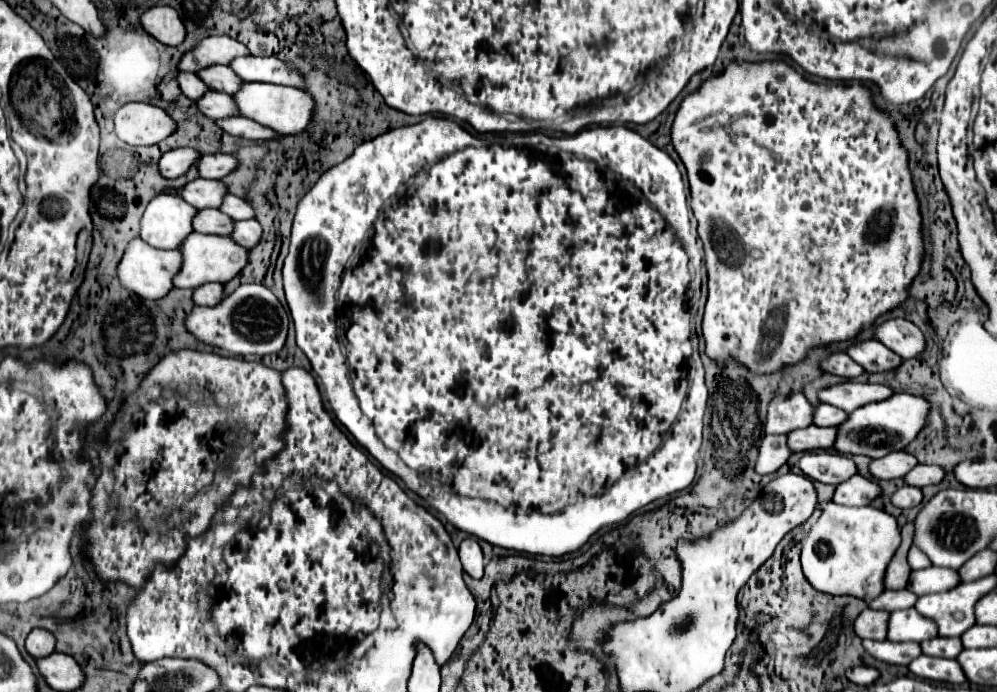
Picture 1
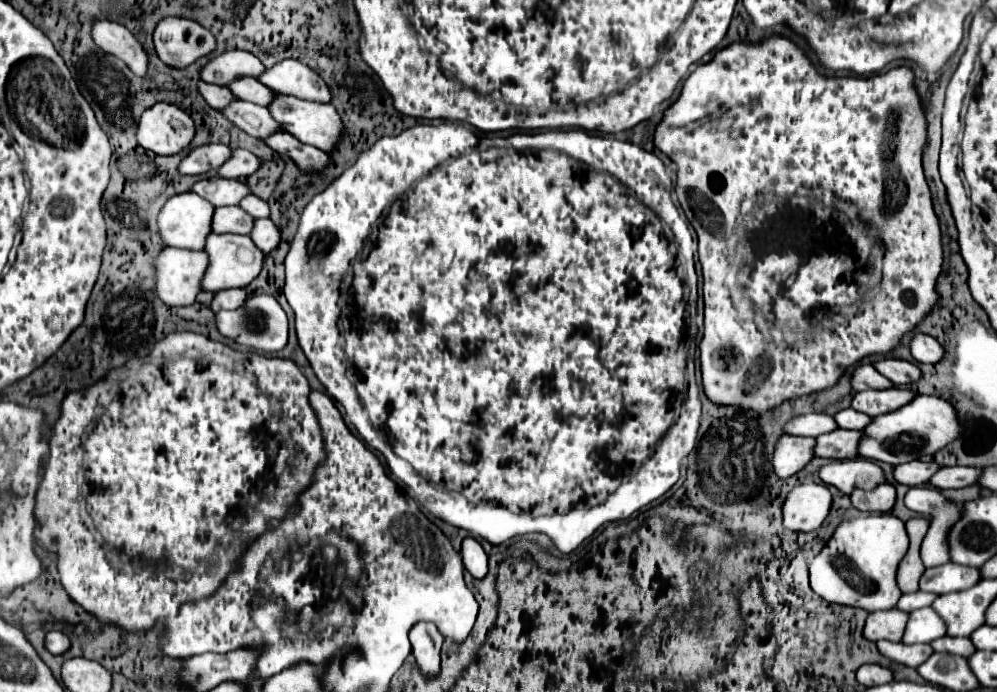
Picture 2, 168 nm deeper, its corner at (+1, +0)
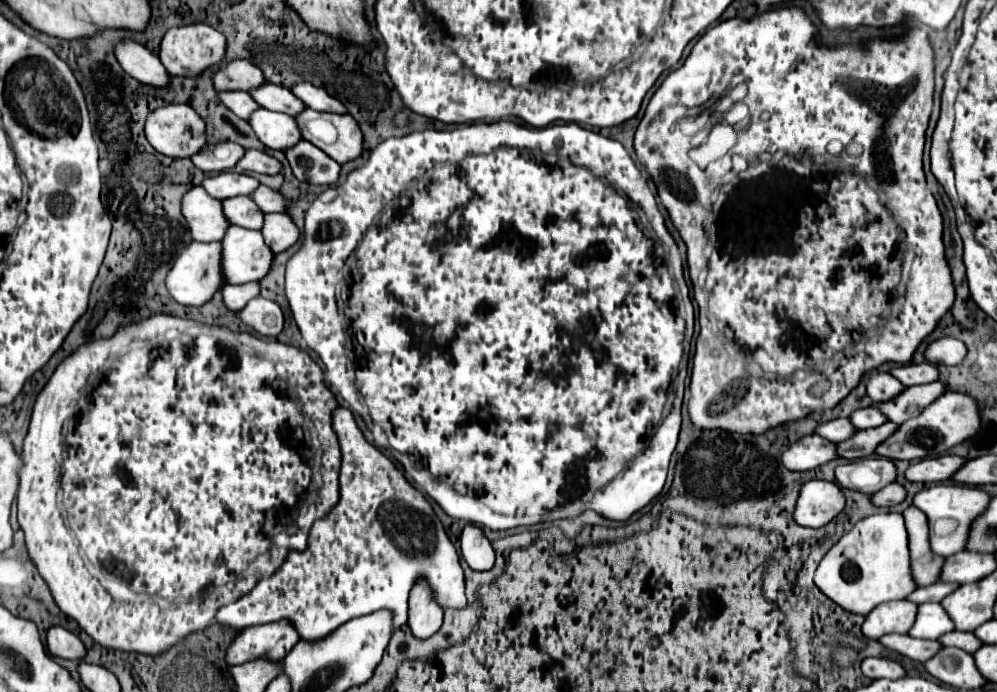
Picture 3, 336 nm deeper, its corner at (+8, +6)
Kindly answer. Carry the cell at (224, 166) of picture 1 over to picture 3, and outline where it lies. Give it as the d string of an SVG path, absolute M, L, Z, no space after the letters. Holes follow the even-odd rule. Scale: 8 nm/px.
M246 150L244 158L240 158L236 168L258 172L258 174L278 174L282 170L278 160L274 160L272 156L268 156L266 152L260 152L260 150Z

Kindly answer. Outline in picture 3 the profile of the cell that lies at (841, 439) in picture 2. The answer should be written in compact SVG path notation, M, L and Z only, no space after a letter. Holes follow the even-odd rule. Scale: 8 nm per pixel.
M884 422L882 426L876 428L868 428L868 430L856 430L850 438L846 438L844 442L836 444L836 452L842 458L854 460L854 458L864 458L864 456L872 456L874 448L884 442L892 430L896 430L898 424L894 422Z

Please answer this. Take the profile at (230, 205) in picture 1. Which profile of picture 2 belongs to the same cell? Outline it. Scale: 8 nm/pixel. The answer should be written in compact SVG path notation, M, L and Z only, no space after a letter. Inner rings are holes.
M253 194L247 196L241 200L239 206L253 218L269 218L269 204L265 200L261 200L259 196L253 196Z

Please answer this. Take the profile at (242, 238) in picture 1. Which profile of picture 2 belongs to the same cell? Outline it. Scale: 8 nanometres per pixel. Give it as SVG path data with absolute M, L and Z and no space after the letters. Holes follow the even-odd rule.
M261 218L261 220L255 220L255 228L251 230L251 240L257 244L257 248L269 254L279 246L281 230L269 218Z

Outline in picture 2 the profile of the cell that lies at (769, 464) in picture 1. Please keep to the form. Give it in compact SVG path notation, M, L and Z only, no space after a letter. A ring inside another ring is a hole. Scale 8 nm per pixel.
M781 436L779 444L775 448L773 468L775 474L781 478L791 478L793 474L801 472L815 456L815 440L813 438L801 438L801 436Z

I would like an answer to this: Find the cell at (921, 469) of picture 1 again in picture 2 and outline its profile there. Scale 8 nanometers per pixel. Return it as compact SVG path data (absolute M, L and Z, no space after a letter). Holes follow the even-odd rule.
M947 466L941 468L933 478L931 484L935 488L965 488L965 486L973 486L979 482L981 476L981 468L971 468L971 466Z

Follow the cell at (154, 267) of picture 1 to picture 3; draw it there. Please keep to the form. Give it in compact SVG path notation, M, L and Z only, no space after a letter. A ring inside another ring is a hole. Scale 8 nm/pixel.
M190 242L178 256L176 262L172 266L172 270L168 272L166 278L166 288L168 294L184 306L202 306L204 302L208 302L216 290L222 288L222 274L220 274L220 242Z

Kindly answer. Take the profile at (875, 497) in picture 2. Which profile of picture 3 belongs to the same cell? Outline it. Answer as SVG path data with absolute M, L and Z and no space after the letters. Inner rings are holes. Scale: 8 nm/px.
M896 482L884 486L884 490L878 490L876 494L870 496L874 506L886 506L886 508L900 504L904 498L906 498L906 490L900 484L896 484Z

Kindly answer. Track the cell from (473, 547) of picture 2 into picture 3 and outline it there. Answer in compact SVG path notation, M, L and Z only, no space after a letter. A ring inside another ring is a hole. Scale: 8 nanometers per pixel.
M468 524L460 534L462 558L472 570L490 570L494 566L494 550L478 526Z

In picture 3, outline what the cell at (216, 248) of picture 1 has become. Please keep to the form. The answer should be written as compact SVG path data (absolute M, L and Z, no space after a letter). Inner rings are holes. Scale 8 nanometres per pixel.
M230 226L228 234L222 238L222 274L226 284L246 284L246 282L256 282L262 280L272 262L272 250L264 244L262 234L256 230L246 230L240 226Z

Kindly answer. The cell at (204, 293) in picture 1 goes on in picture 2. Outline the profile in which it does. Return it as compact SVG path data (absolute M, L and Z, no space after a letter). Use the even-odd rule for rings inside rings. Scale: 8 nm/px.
M243 288L221 290L221 292L215 294L211 308L215 312L221 312L221 310L237 310L237 308L241 308L245 304L245 300L247 300L247 290L243 290Z

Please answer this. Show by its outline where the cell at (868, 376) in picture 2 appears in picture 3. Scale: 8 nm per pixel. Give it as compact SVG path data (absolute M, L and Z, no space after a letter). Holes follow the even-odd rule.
M872 372L866 382L866 392L874 402L890 400L896 394L900 394L902 390L904 390L904 386L888 372Z

